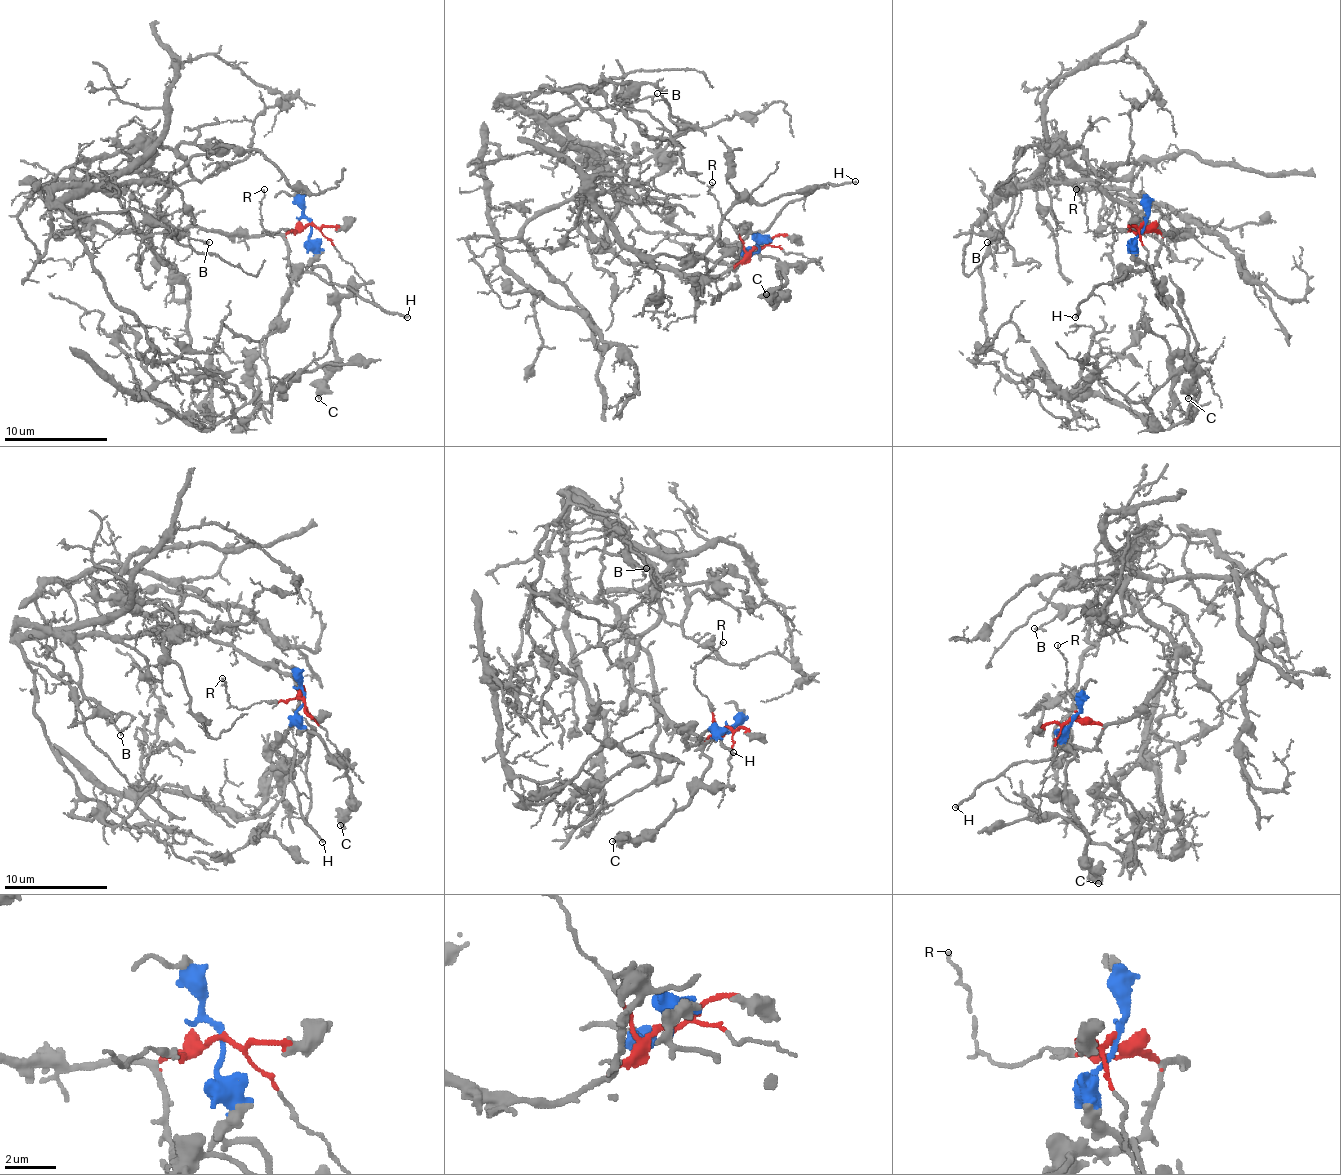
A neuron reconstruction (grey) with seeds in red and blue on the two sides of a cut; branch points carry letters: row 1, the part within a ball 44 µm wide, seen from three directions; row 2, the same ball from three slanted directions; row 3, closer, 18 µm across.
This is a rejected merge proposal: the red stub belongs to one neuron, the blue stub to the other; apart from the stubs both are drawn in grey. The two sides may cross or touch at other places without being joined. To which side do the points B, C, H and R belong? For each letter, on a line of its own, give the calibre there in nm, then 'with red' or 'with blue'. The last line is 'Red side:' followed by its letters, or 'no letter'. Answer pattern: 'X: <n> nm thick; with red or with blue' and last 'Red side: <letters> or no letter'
B: 170 nm thick; with red
C: 480 nm thick; with blue
H: 180 nm thick; with red
R: 110 nm thick; with red
Red side: B, H, R

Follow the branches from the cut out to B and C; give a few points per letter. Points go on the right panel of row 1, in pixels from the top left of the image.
B: (1144, 224), (1172, 234), (1113, 203), (1095, 185), (1030, 182), (1017, 190), (1002, 237), (999, 231), (986, 242)
C: (1144, 224), (1136, 239), (1136, 255), (1154, 273), (1162, 298), (1187, 334), (1193, 376), (1187, 399)

